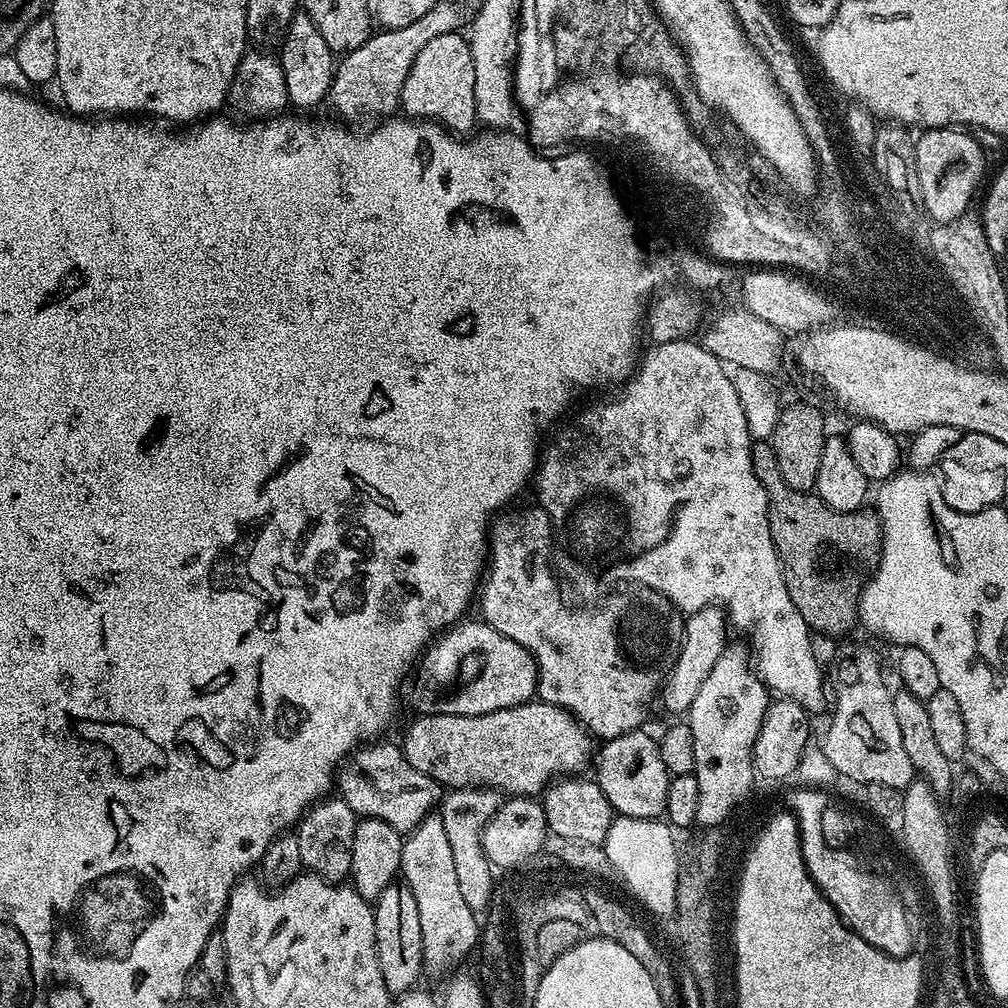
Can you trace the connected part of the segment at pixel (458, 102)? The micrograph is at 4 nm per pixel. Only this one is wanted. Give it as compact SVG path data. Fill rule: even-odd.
M460 32L438 34L418 50L418 58L402 82L400 108L405 117L439 122L456 134L468 134L477 127L472 45L462 37Z

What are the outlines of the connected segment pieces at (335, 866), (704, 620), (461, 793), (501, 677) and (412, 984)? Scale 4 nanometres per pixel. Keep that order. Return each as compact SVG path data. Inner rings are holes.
M342 798L317 800L305 811L295 825L303 867L309 873L323 880L340 882L352 871L352 851L354 850L354 830L358 819L356 812Z
M713 606L703 608L691 613L684 622L684 638L680 645L680 653L676 655L676 661L672 664L670 671L662 685L664 692L664 708L668 712L687 713L689 706L694 702L694 694L698 694L702 681L706 674L710 674L714 662L724 652L728 636L729 621L723 608Z
M465 786L453 788L443 797L438 814L442 818L442 826L446 830L446 839L450 841L450 850L454 854L454 870L458 874L458 887L462 898L466 898L466 906L474 910L482 910L486 902L494 898L492 892L492 872L494 865L488 860L482 846L484 825L500 808L502 796L497 789Z
M461 619L439 633L419 657L418 667L414 672L416 689L412 692L412 700L420 707L421 713L442 716L494 714L494 710L506 710L529 703L537 695L540 675L532 652L523 648L518 642L506 638L506 634L494 630L494 626L484 623L483 619L468 619Z
M394 882L374 902L376 913L376 953L378 966L382 970L382 978L386 982L389 993L403 994L417 987L416 979L425 971L424 947L422 946L422 926L418 922L418 902L414 902L414 894L407 883Z

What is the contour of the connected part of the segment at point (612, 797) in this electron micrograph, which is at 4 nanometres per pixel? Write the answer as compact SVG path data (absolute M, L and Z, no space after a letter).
M644 730L627 732L613 740L603 741L602 747L599 749L598 755L594 760L594 779L600 785L602 794L606 794L606 798L610 802L613 813L629 816L630 818L646 818L647 820L659 820L664 816L666 810L666 794L668 793L668 781L670 779L666 770L666 762L662 762L662 754L660 753L660 745L657 737L647 736Z

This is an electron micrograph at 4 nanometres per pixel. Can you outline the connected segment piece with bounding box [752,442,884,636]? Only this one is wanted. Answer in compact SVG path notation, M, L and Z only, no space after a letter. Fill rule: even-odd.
M753 443L752 465L754 474L762 482L768 495L770 534L776 552L780 555L786 590L790 590L790 598L794 606L798 606L798 614L802 614L802 618L813 633L821 632L824 636L840 636L843 632L850 631L852 627L857 627L860 593L866 583L866 577L880 562L880 550L884 543L884 531L880 528L879 515L872 510L839 512L826 506L820 501L819 496L812 492L799 492L787 488L780 477L771 443Z

